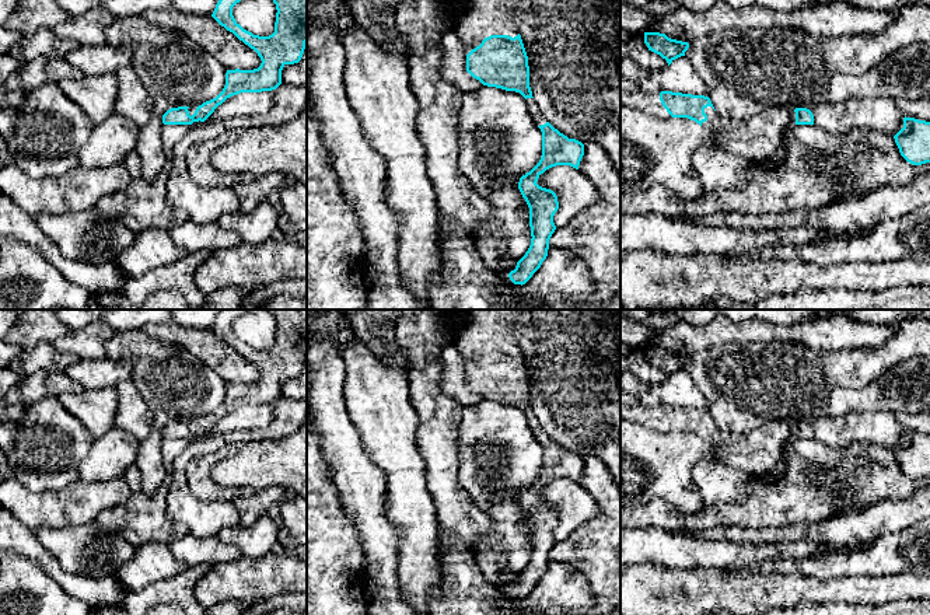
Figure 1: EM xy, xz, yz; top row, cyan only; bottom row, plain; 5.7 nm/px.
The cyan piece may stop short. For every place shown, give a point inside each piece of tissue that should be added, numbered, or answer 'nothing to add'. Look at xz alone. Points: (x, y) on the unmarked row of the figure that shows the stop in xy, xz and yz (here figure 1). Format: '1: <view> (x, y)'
nothing to add

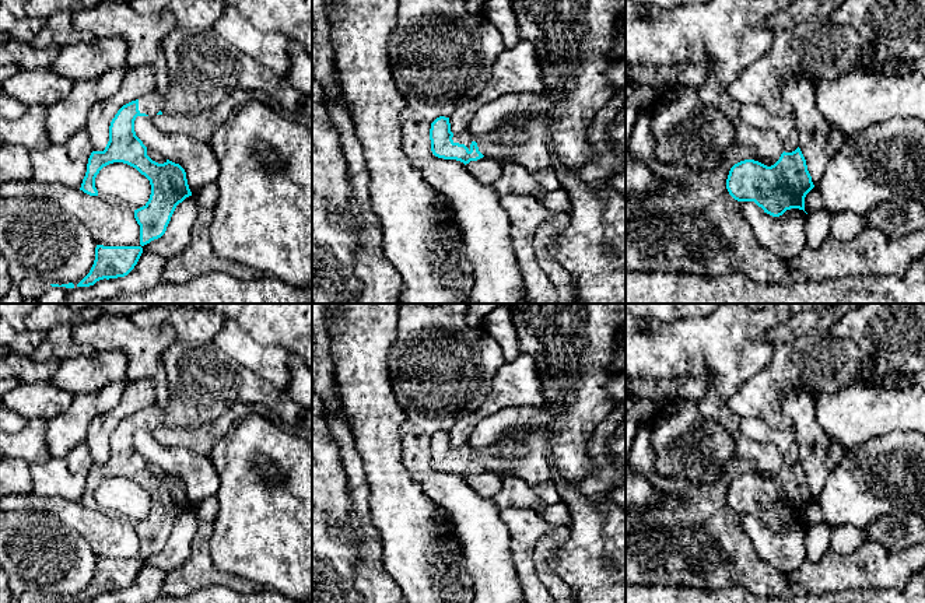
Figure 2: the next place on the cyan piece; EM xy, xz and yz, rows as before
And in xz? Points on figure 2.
1: xz (500, 458)

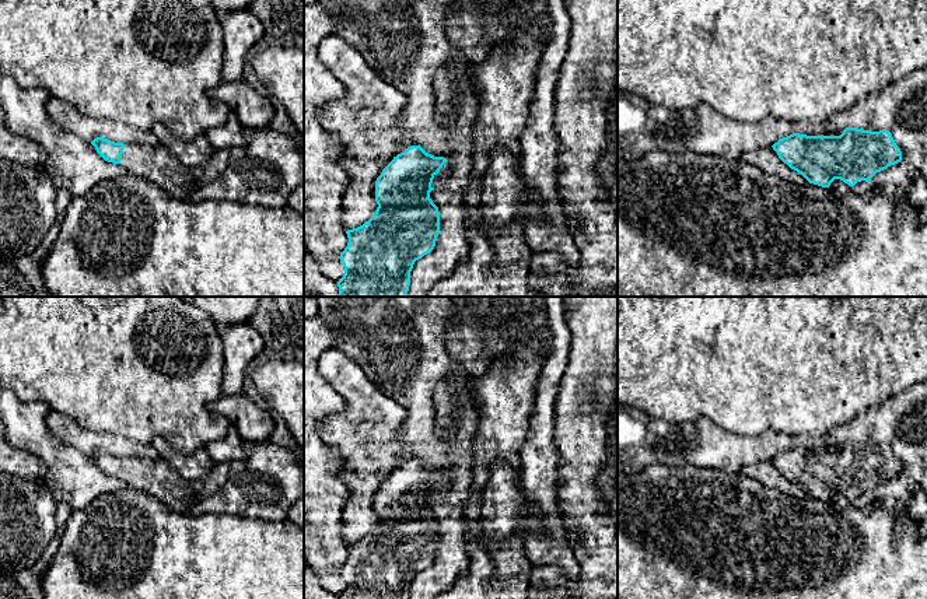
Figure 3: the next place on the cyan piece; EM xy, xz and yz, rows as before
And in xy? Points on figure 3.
1: xy (153, 476)

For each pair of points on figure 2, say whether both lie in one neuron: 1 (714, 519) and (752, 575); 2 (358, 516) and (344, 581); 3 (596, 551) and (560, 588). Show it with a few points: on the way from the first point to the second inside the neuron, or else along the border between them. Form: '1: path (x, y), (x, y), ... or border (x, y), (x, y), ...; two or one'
1: path (715, 533), (738, 561); one
2: border (349, 511), (335, 530), (358, 553), (356, 575); two
3: border (547, 564), (564, 584); two

